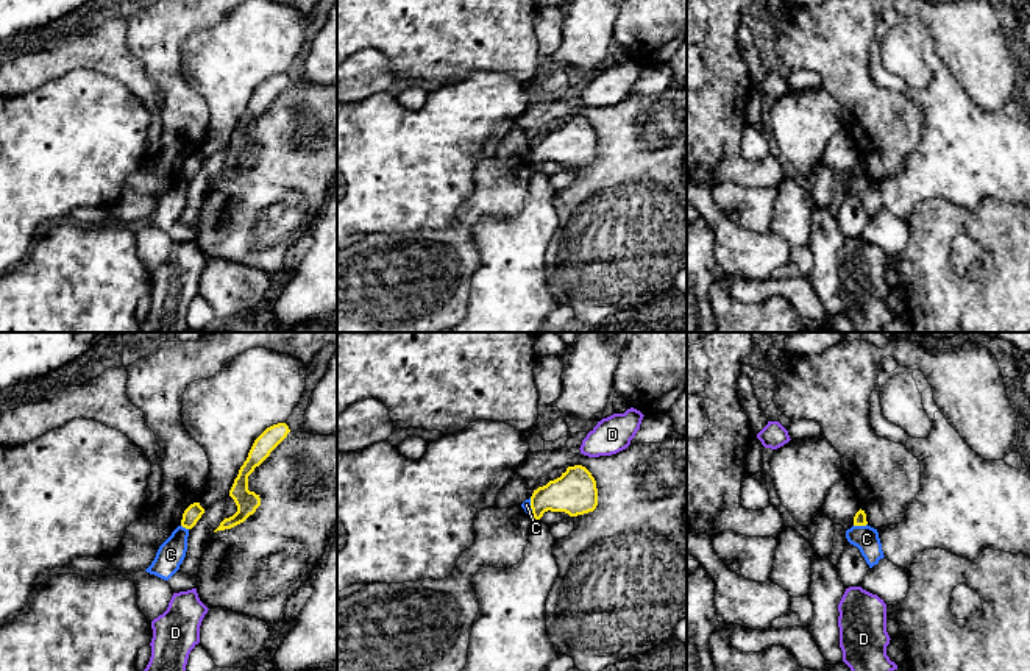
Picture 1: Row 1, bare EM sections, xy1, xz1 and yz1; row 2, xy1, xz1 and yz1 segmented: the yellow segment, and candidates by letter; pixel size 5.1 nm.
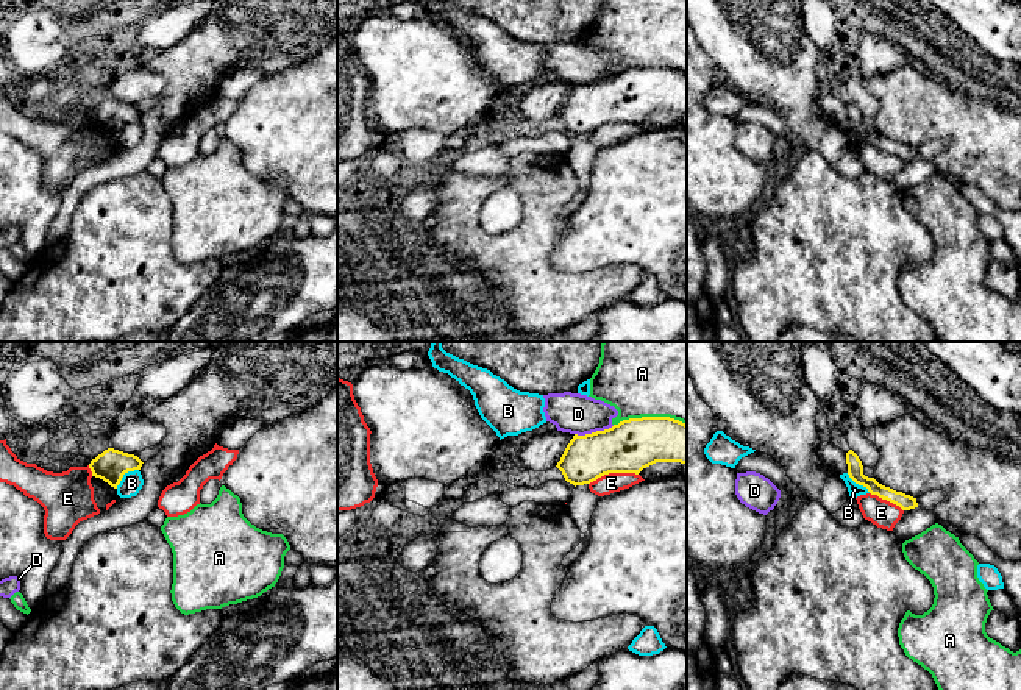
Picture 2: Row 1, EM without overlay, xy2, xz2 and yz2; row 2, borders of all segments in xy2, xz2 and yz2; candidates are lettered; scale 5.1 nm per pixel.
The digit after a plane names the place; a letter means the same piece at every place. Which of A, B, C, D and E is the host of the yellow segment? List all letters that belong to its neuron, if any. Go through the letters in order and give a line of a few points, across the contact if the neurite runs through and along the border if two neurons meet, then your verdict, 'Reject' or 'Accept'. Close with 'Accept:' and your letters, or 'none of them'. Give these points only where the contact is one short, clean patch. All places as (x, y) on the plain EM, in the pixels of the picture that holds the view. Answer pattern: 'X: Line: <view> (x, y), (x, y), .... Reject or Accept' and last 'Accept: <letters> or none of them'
A: Reject
B: Reject
C: Line: yz1 (866, 173), (854, 177). Reject
D: Reject
E: Reject
Accept: none of them

